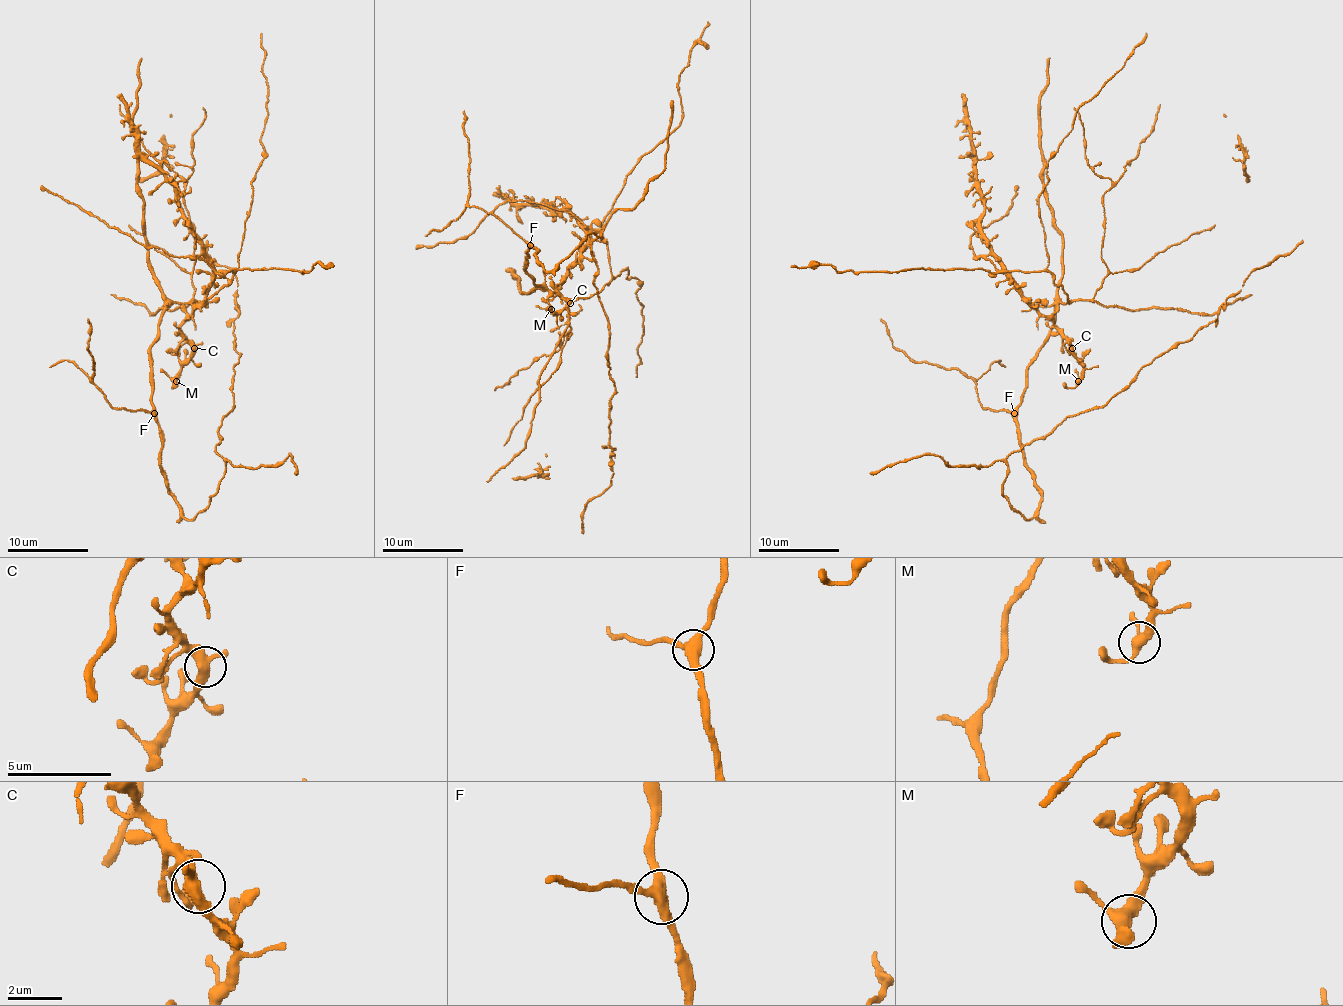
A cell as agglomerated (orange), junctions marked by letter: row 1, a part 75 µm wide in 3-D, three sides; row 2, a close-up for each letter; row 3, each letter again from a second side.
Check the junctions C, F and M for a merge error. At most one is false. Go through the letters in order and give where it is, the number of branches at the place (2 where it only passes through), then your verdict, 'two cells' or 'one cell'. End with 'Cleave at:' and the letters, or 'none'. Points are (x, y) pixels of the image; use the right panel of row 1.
C: place (1072, 348); branches 3; one cell
F: place (1014, 413); branches 3; one cell
M: place (1078, 381); branches 3; one cell
Cleave at: none

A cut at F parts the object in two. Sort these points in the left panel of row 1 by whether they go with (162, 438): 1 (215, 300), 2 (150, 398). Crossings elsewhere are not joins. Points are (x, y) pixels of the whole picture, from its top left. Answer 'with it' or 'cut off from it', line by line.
1: cut off from it
2: cut off from it

